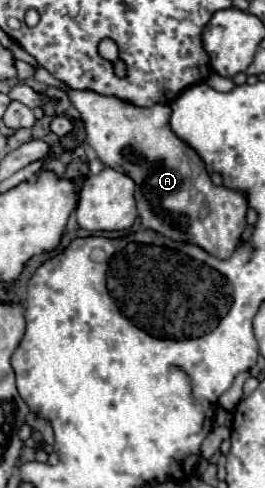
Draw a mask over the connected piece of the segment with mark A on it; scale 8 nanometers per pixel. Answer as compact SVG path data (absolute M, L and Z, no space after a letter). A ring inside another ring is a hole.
M72 89L68 91L68 97L74 103L74 107L80 111L80 117L86 127L86 141L96 151L98 159L106 167L122 171L134 179L138 213L146 229L158 231L160 235L170 237L174 241L194 243L218 259L228 259L232 255L246 227L246 209L248 209L246 197L238 191L216 187L210 181L202 159L194 153L194 149L190 149L172 133L168 123L170 119L168 105L134 107L116 97L104 97L92 91L72 91Z

